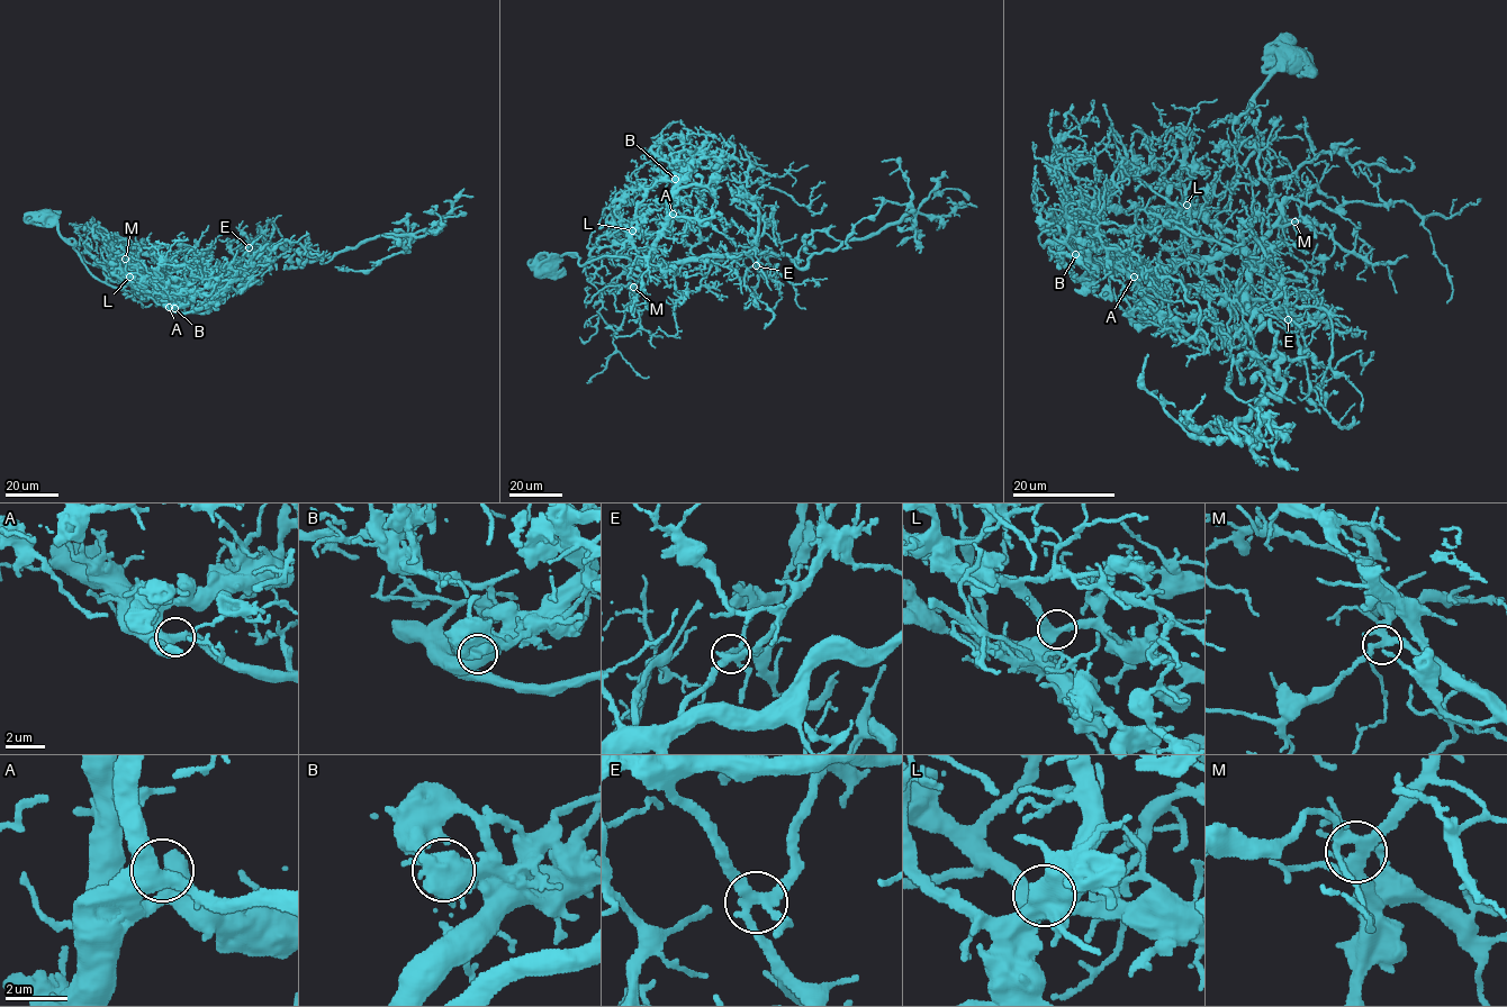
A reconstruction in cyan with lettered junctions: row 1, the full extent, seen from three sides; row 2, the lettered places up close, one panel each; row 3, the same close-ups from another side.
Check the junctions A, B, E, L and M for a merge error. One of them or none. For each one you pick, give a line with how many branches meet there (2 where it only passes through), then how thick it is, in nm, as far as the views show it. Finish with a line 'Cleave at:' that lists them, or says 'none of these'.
B: 4 | 550 nm
Cleave at: B

